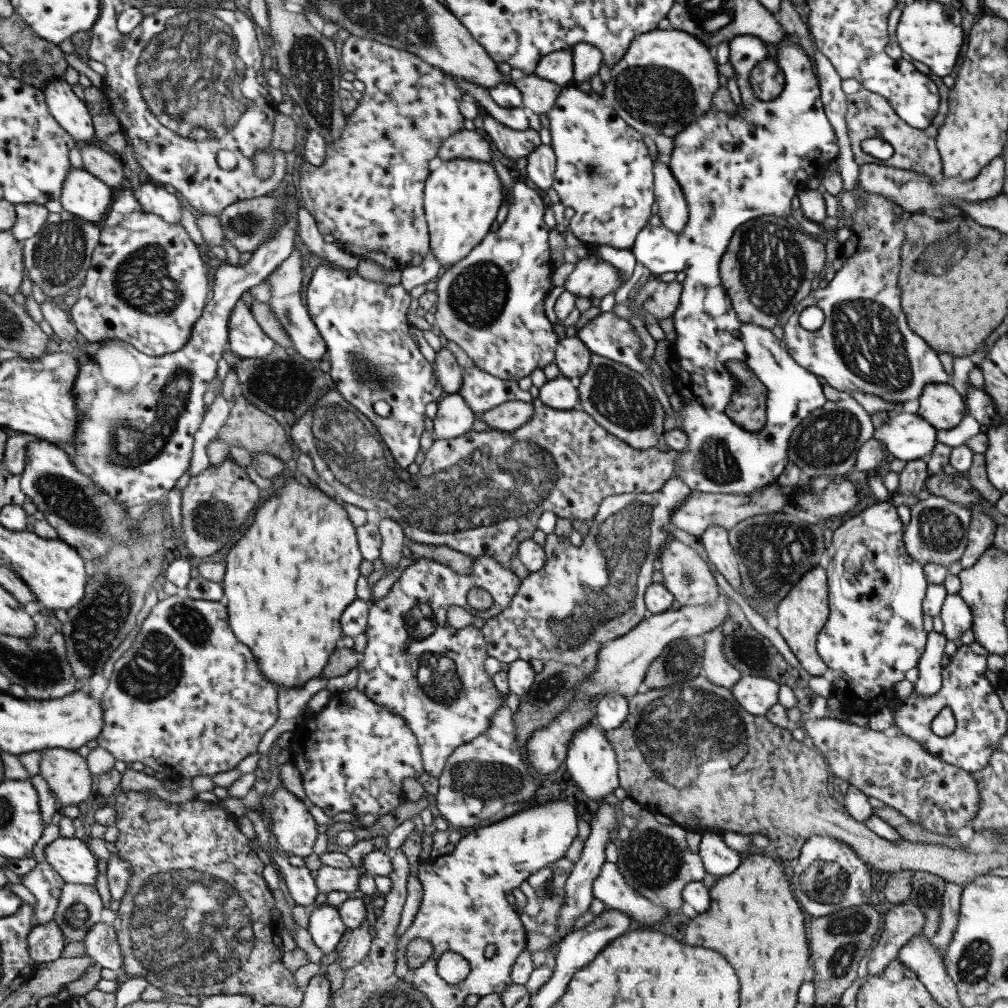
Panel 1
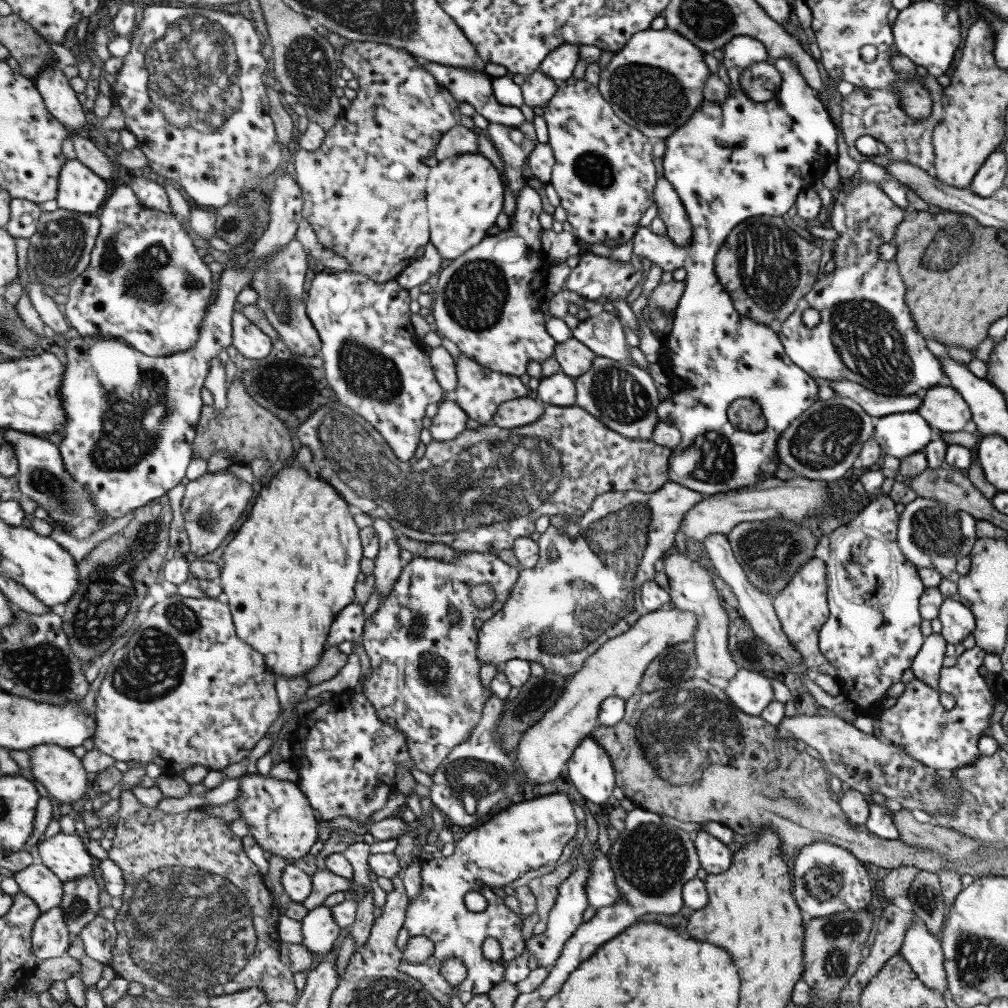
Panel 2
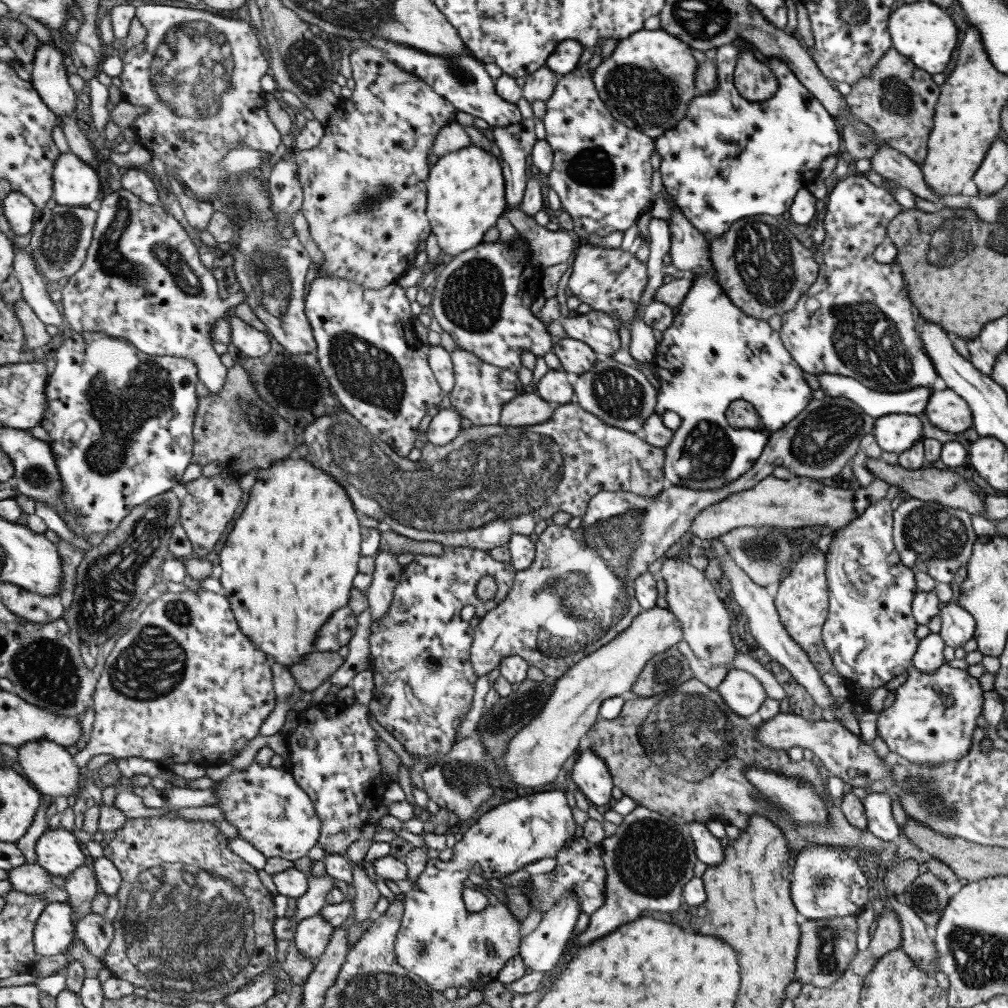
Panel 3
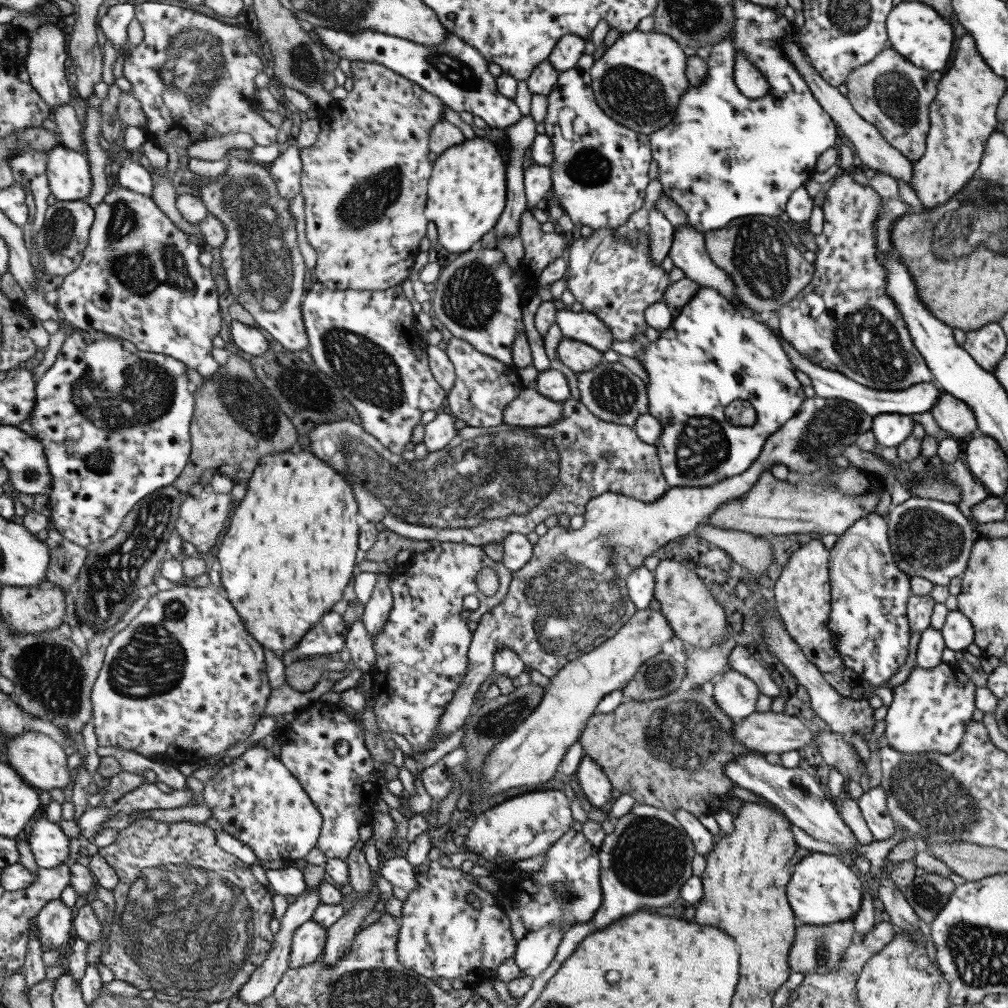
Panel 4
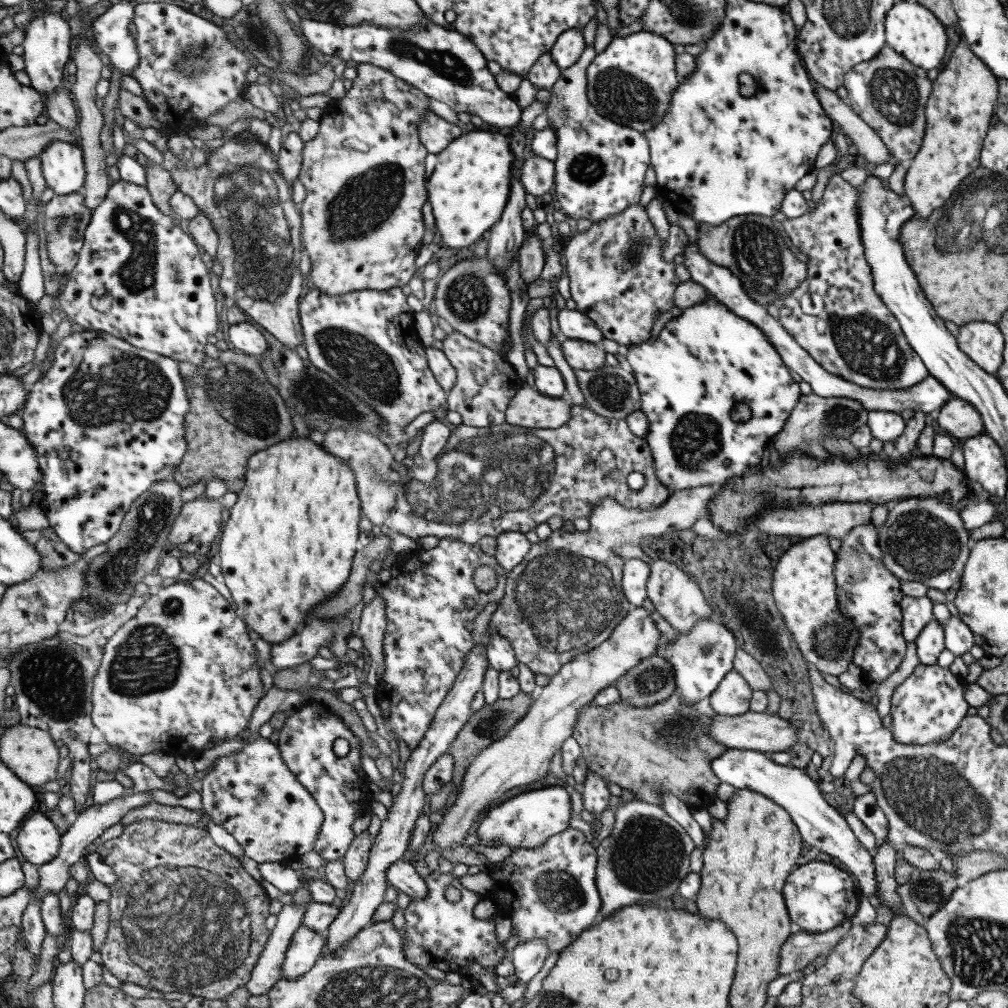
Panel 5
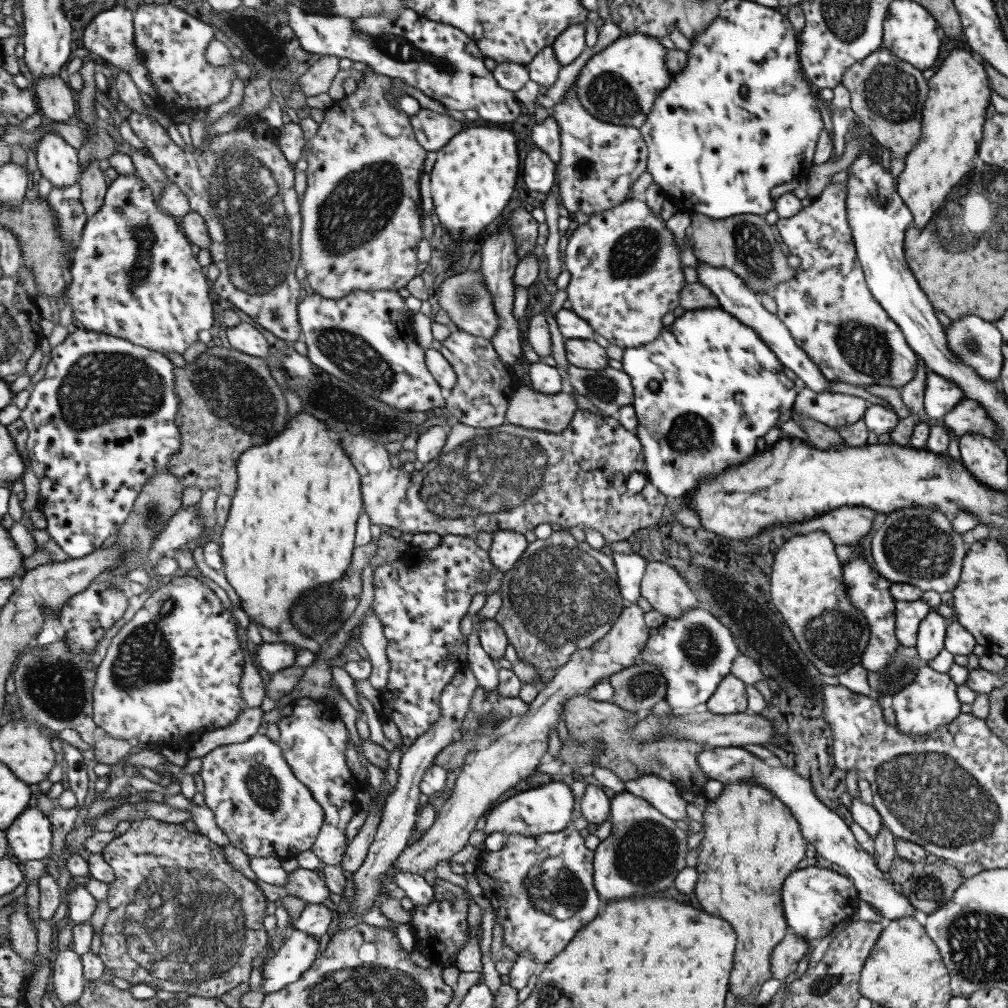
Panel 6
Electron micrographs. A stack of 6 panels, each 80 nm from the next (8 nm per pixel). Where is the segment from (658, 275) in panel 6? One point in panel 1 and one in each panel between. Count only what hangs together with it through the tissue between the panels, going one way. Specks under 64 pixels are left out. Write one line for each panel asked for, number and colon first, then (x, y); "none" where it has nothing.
1: (591, 277)
2: (596, 278)
3: (612, 281)
4: (616, 282)
5: (617, 278)

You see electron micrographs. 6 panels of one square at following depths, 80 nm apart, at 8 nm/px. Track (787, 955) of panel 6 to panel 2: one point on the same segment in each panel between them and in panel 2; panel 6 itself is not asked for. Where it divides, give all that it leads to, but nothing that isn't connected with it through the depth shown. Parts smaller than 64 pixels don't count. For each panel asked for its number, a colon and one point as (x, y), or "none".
2: (830, 949)
3: (825, 947)
4: (815, 949)
5: (800, 948)

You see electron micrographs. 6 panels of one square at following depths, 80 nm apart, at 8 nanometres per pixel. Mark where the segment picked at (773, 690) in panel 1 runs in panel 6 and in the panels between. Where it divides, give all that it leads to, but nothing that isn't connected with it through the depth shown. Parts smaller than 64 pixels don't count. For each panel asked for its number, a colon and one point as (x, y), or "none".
2: (750, 692)
3: (743, 694)
4: (735, 694)
5: (731, 696)
6: (729, 697)

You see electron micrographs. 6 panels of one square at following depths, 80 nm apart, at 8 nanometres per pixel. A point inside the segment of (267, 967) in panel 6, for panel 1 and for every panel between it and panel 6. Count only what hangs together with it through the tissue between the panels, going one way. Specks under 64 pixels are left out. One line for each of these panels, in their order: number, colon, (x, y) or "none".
1: (324, 925)
2: (318, 929)
3: (311, 935)
4: (307, 943)
5: (306, 946)

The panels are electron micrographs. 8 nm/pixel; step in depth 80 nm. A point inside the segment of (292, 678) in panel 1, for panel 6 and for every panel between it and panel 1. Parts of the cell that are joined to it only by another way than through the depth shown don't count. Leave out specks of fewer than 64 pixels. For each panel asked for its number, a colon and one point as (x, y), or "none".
2: (291, 568)
3: (288, 565)
4: (292, 546)
5: (288, 545)
6: (291, 528)

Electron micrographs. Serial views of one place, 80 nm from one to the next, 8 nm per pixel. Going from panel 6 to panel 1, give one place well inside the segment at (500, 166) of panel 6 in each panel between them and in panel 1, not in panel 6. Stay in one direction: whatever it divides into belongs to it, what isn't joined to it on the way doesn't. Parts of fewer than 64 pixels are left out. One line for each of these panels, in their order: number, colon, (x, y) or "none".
1: (461, 197)
2: (463, 194)
3: (464, 189)
4: (466, 190)
5: (468, 187)

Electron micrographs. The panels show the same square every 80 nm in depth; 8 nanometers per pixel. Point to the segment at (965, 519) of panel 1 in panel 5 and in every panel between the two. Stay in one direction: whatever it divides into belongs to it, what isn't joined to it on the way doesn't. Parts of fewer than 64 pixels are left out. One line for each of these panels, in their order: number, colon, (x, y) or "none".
2: (930, 536)
3: (929, 538)
4: (931, 539)
5: (923, 540)

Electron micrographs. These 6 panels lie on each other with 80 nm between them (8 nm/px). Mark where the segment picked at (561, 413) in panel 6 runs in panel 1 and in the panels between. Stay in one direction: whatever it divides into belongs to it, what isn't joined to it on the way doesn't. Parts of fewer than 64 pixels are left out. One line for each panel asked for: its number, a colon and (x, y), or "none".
1: (509, 415)
2: (521, 411)
3: (527, 408)
4: (528, 409)
5: (529, 408)

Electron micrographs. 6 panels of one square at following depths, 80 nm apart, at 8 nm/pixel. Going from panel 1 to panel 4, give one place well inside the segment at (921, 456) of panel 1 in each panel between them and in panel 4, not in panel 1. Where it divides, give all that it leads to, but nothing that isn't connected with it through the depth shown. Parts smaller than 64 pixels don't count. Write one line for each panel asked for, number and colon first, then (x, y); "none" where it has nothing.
2: (899, 434)
3: (895, 432)
4: (889, 430)

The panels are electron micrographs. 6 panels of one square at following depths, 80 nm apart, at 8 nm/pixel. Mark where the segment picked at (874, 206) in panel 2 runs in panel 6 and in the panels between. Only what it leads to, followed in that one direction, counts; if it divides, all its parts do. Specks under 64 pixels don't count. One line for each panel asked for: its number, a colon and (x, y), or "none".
3: (863, 329)
4: (860, 333)
5: (855, 337)
6: (826, 307)

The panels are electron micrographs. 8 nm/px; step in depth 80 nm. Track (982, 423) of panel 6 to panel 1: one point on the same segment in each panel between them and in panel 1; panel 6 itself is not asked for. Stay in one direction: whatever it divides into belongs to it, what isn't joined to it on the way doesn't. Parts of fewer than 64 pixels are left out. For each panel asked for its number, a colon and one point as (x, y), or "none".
1: (940, 405)
2: (942, 408)
3: (944, 409)
4: (950, 414)
5: (960, 419)

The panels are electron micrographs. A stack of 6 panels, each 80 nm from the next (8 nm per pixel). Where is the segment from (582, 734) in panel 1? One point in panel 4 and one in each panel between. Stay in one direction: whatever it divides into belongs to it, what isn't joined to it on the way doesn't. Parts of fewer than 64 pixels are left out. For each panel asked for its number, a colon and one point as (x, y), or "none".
2: (590, 773)
3: (590, 775)
4: (596, 790)

